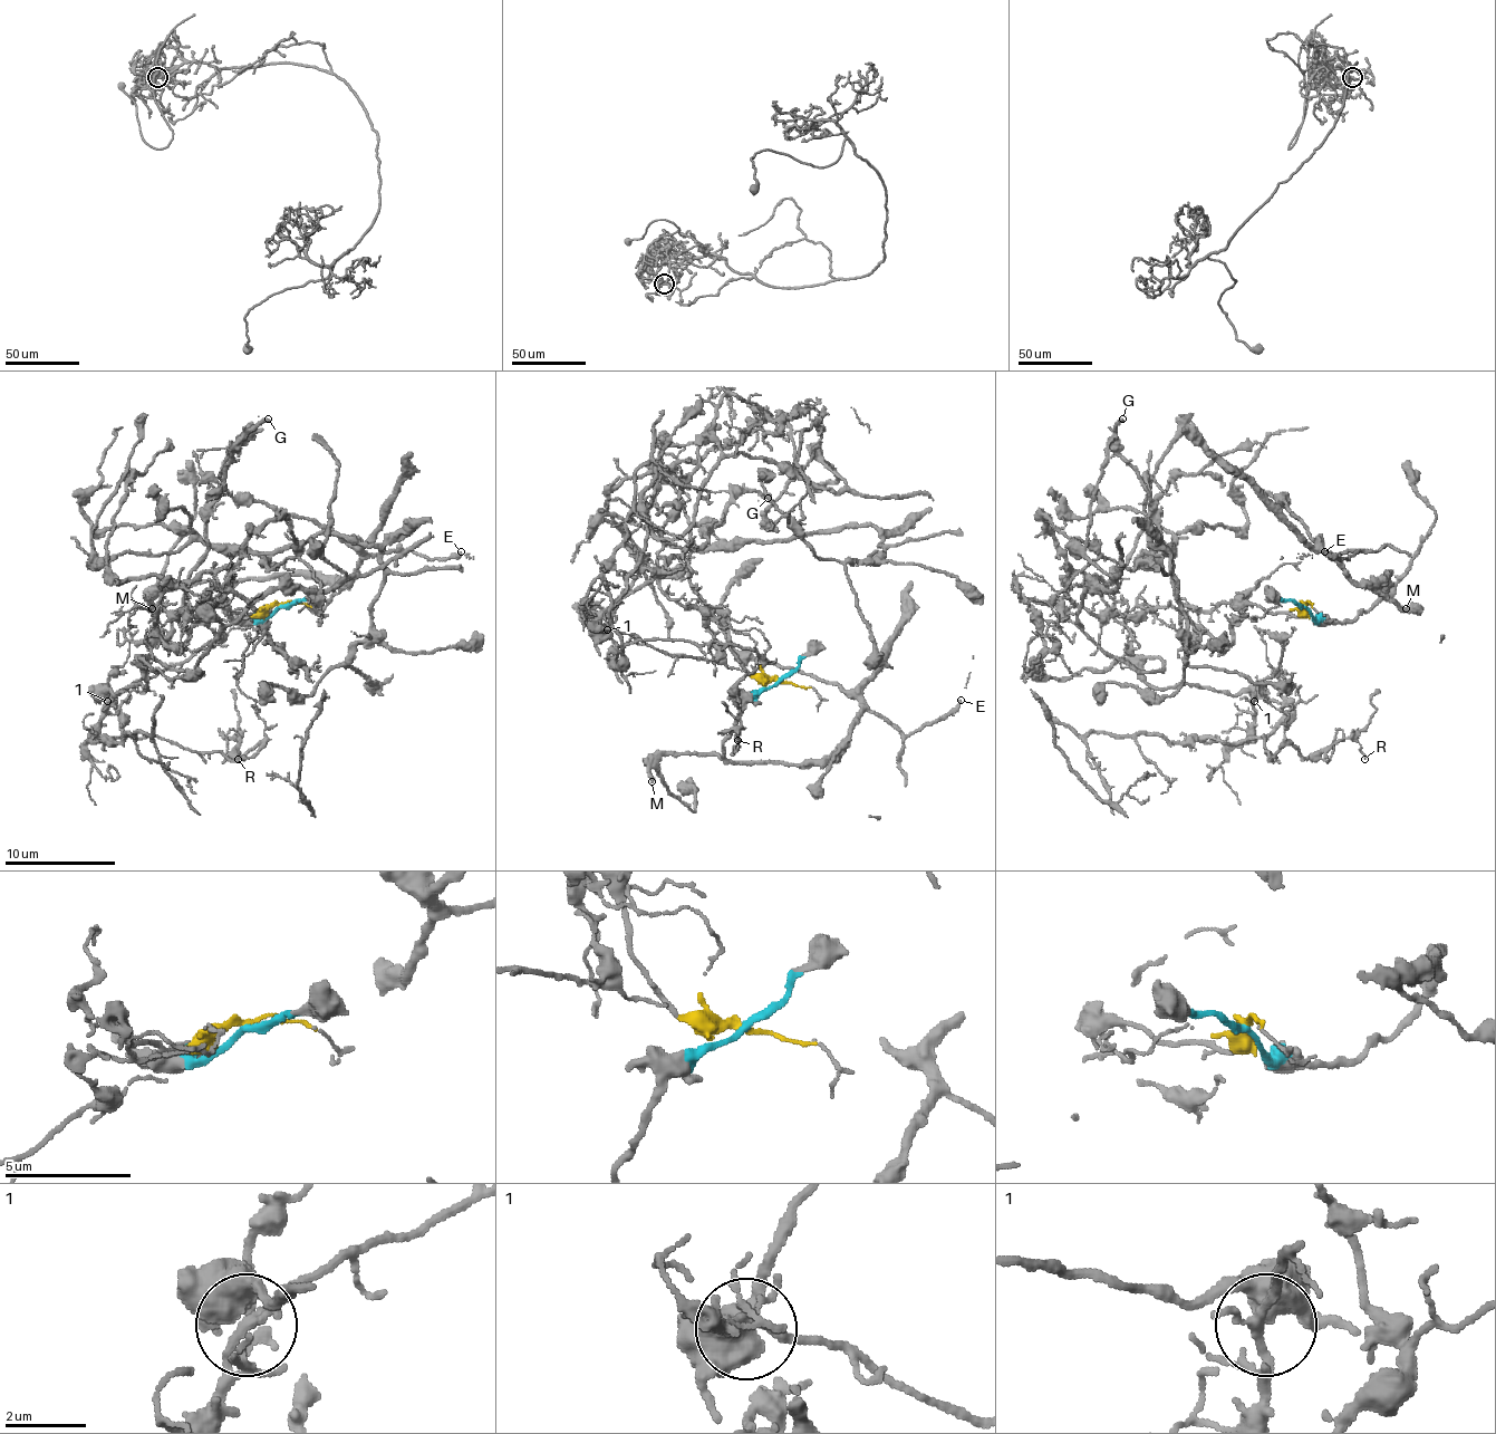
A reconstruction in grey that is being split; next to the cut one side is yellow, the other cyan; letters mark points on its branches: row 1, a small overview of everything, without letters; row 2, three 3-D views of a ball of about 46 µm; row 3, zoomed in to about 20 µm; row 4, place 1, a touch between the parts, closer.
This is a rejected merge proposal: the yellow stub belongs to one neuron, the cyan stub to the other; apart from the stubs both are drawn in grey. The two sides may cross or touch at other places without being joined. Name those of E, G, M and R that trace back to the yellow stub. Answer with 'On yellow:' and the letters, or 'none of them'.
On yellow: G, R

